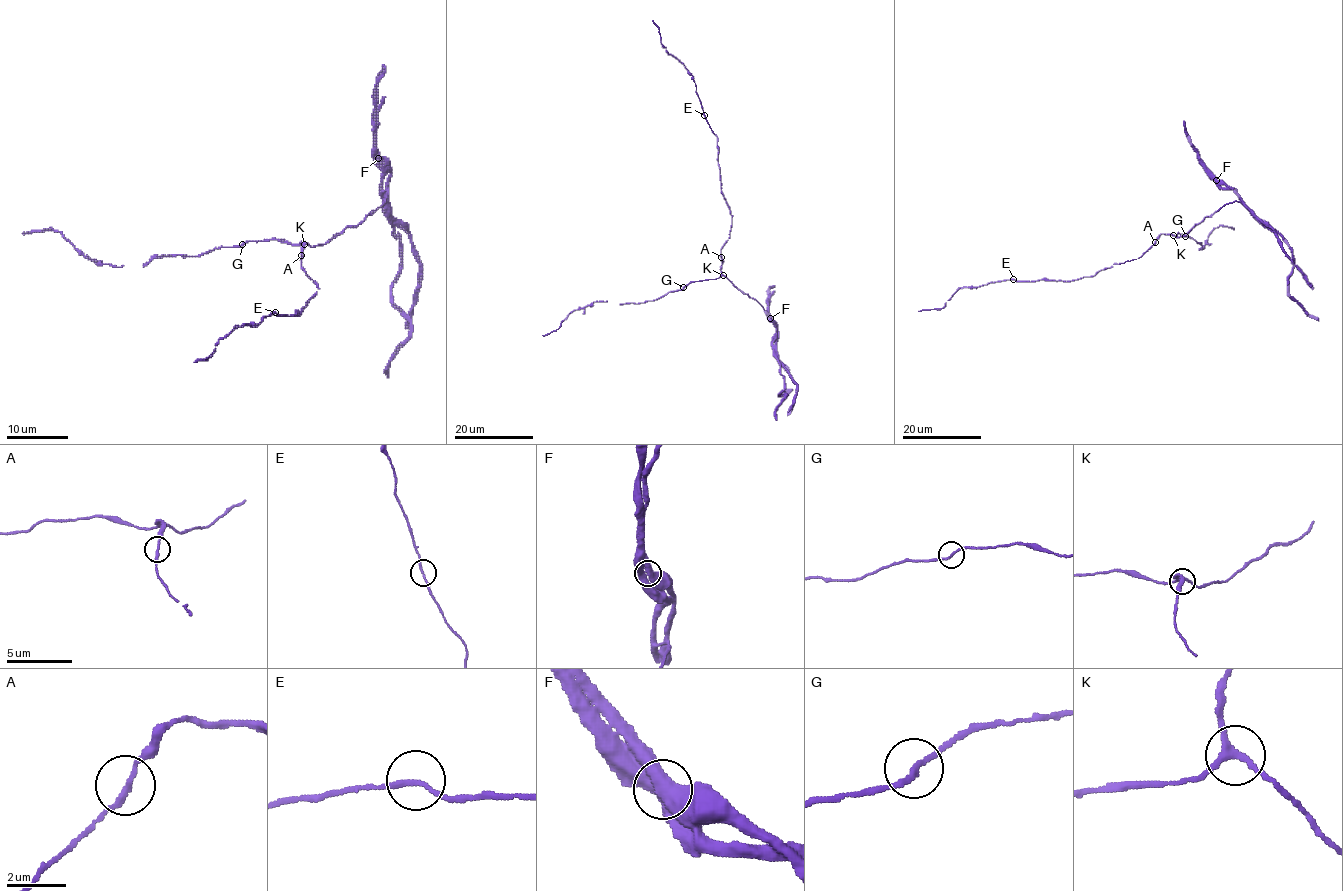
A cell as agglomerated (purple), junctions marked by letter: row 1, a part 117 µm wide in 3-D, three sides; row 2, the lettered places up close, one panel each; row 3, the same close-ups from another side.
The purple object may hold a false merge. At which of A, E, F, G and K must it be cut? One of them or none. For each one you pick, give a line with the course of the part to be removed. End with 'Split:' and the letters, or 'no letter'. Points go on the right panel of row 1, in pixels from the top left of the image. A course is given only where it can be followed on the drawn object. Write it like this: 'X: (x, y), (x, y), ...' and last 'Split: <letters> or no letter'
F: (1215, 181), (1231, 188), (1273, 231), (1281, 248), (1312, 289)
Split: F

